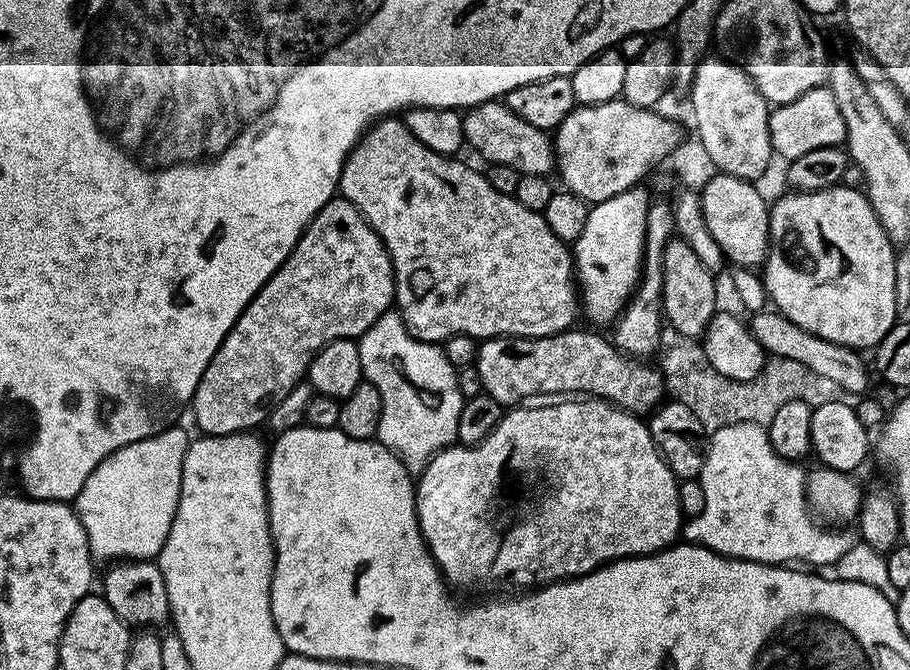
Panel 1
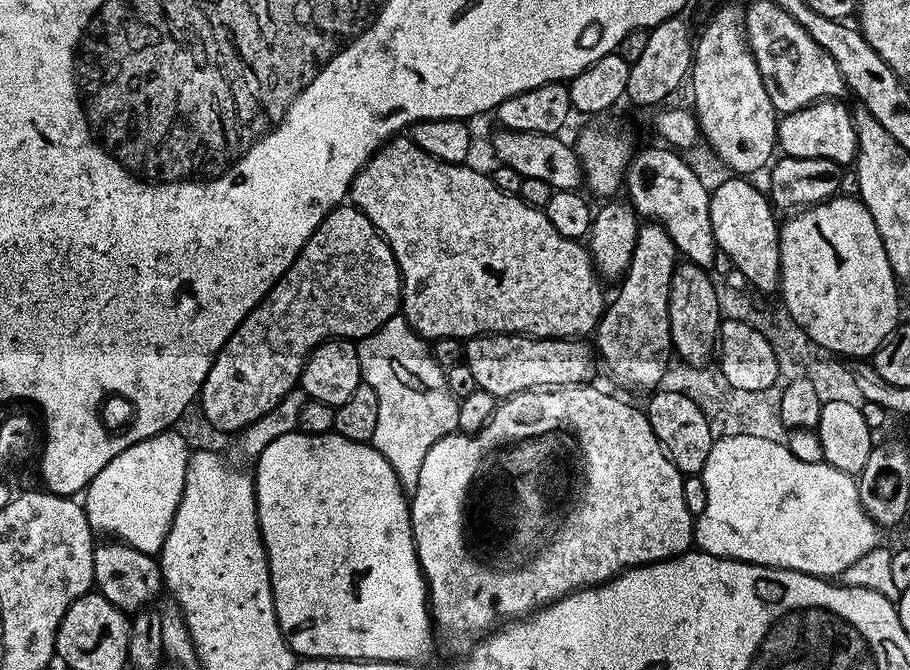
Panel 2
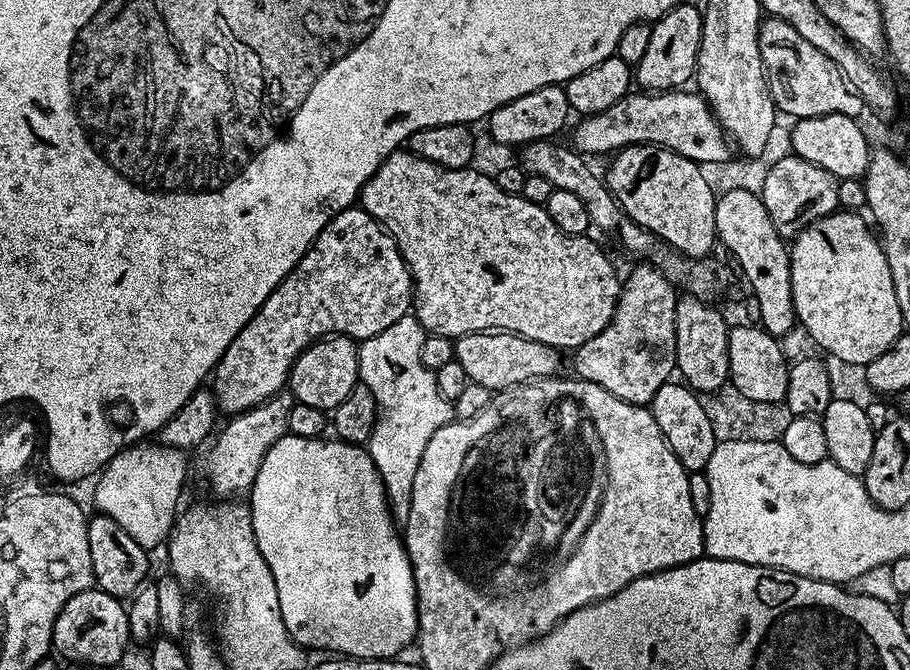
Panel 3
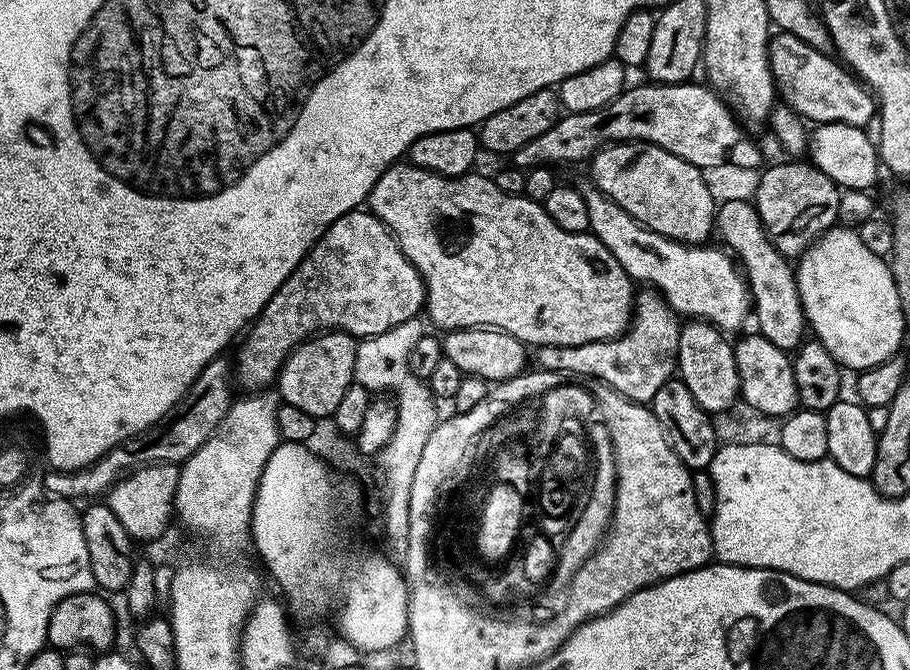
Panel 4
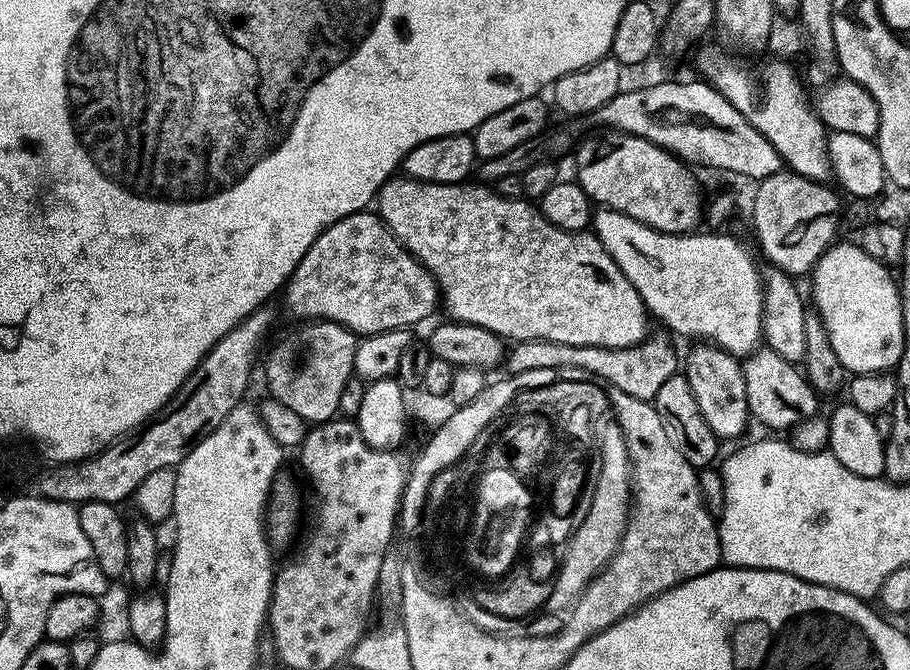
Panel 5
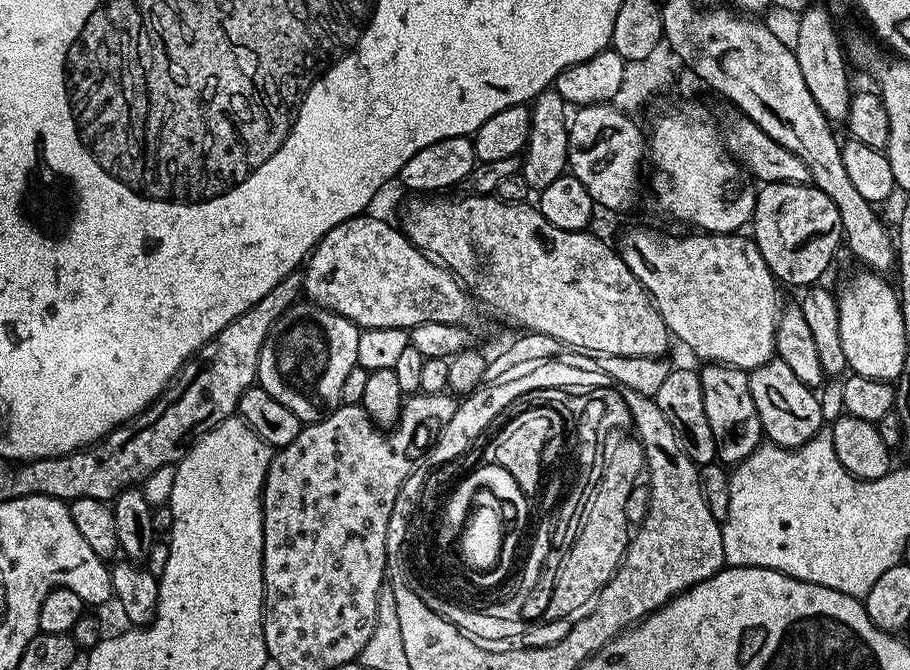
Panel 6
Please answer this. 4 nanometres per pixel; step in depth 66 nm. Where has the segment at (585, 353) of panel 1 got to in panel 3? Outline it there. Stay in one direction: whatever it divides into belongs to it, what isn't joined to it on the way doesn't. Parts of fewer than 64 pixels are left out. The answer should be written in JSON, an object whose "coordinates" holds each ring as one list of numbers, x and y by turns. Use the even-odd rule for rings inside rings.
{"coordinates":[[475,332,459,337,455,341,456,358,466,369,469,381,486,386,493,394,503,393,509,388,539,382,557,375,560,368,561,349,551,348,542,342,534,342,513,332]]}

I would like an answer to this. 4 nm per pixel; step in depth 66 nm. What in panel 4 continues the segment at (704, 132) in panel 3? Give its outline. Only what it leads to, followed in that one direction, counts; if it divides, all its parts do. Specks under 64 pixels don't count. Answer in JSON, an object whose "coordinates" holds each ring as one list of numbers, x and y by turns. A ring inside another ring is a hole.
{"coordinates":[[697,82,643,83,637,88,625,87,620,96,604,108,561,115,550,130,538,134,538,138,511,153,511,167,527,170,564,163,580,164,583,160,585,163,591,161,605,144,617,142,653,144,662,150,670,150,670,154,678,154,678,158,701,170,726,163,759,169,765,163,761,145,752,141,748,133,751,131,711,87]]}

